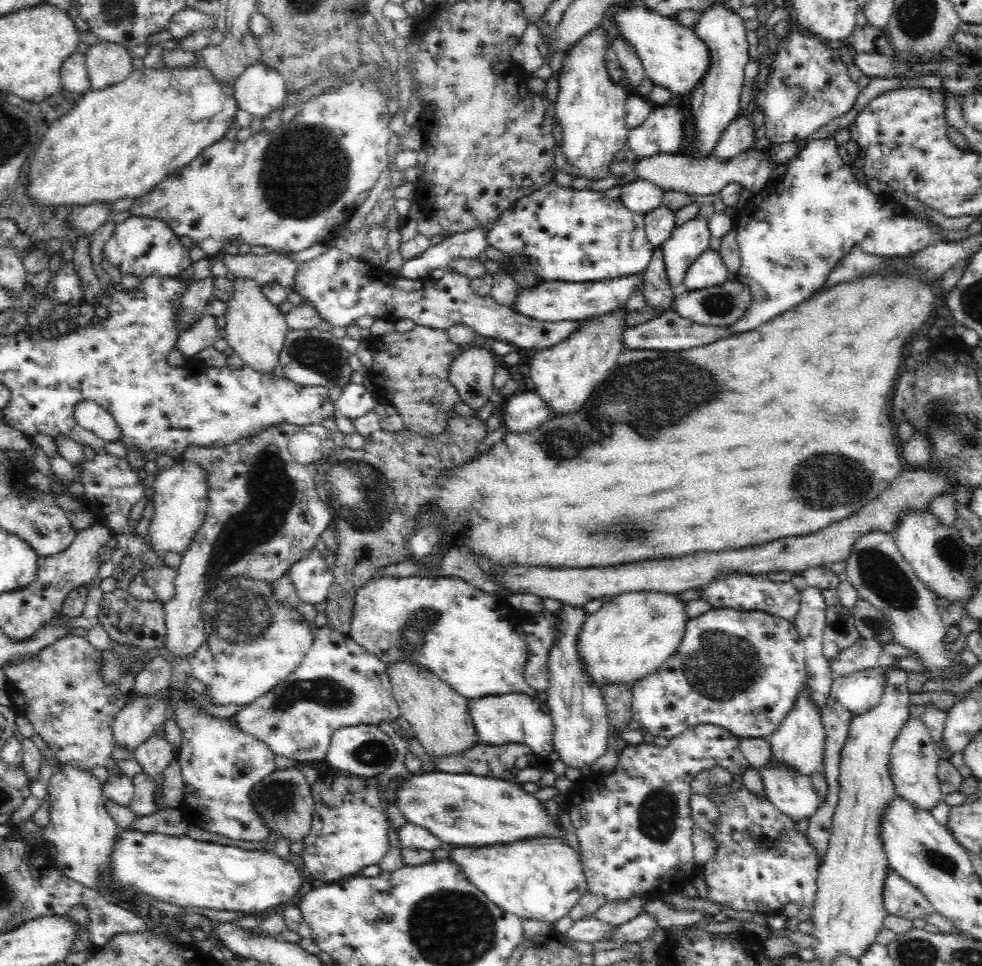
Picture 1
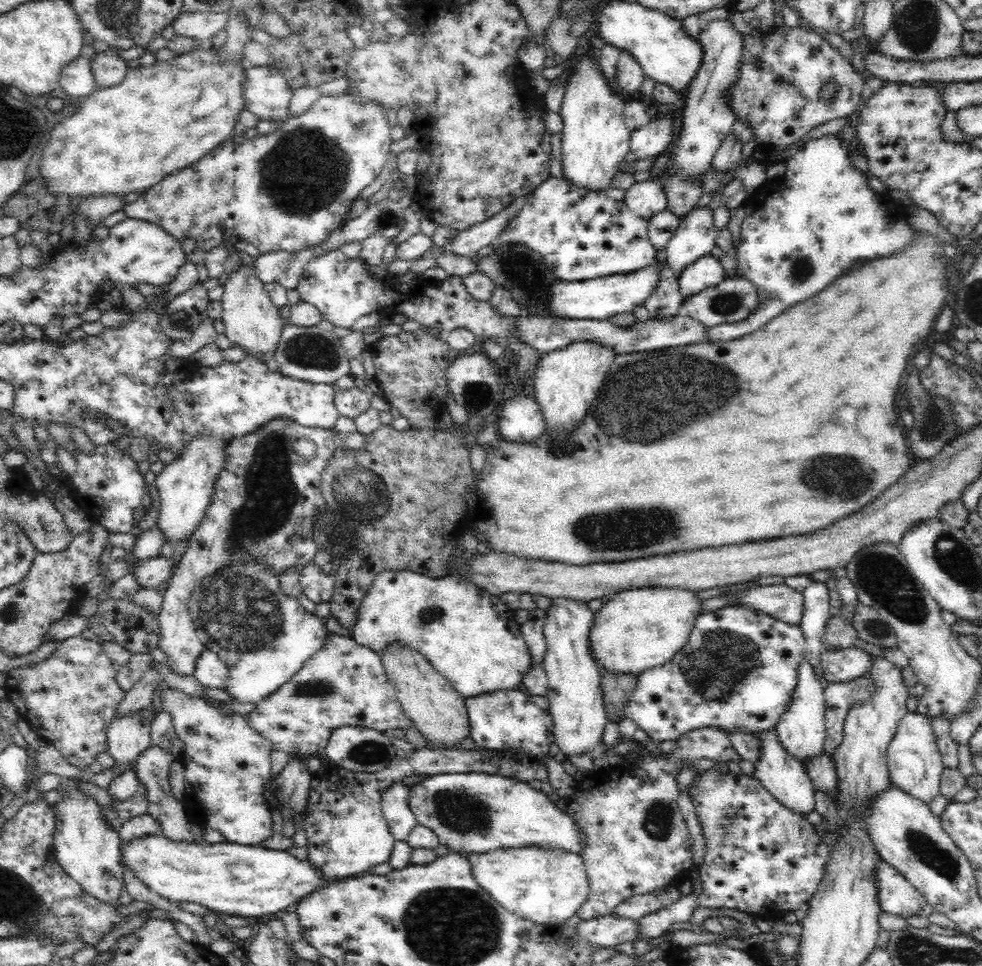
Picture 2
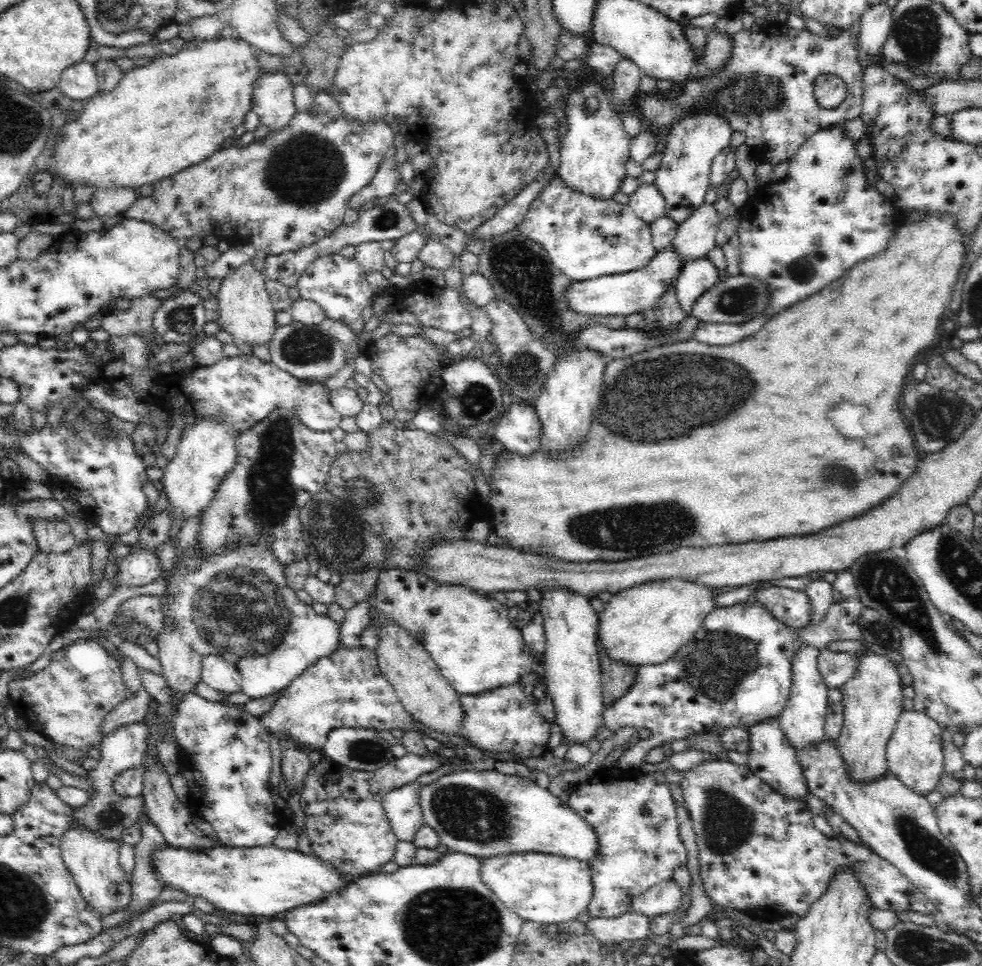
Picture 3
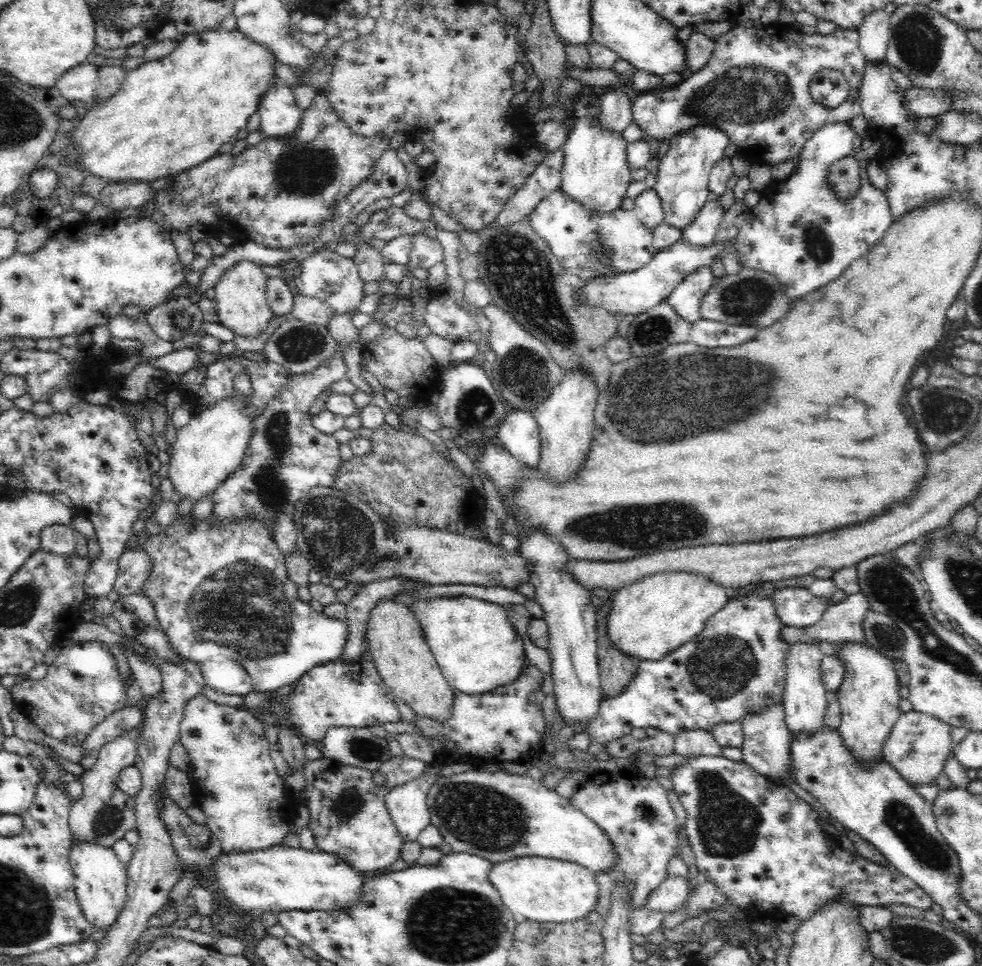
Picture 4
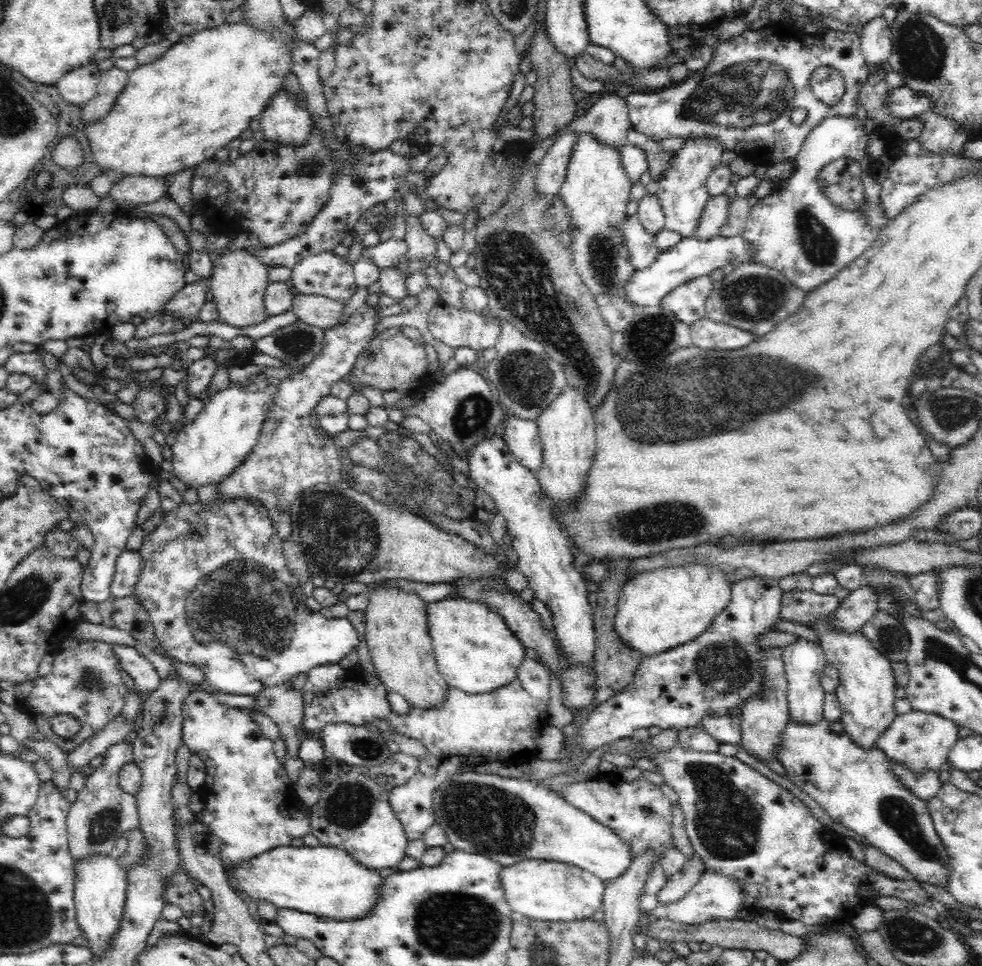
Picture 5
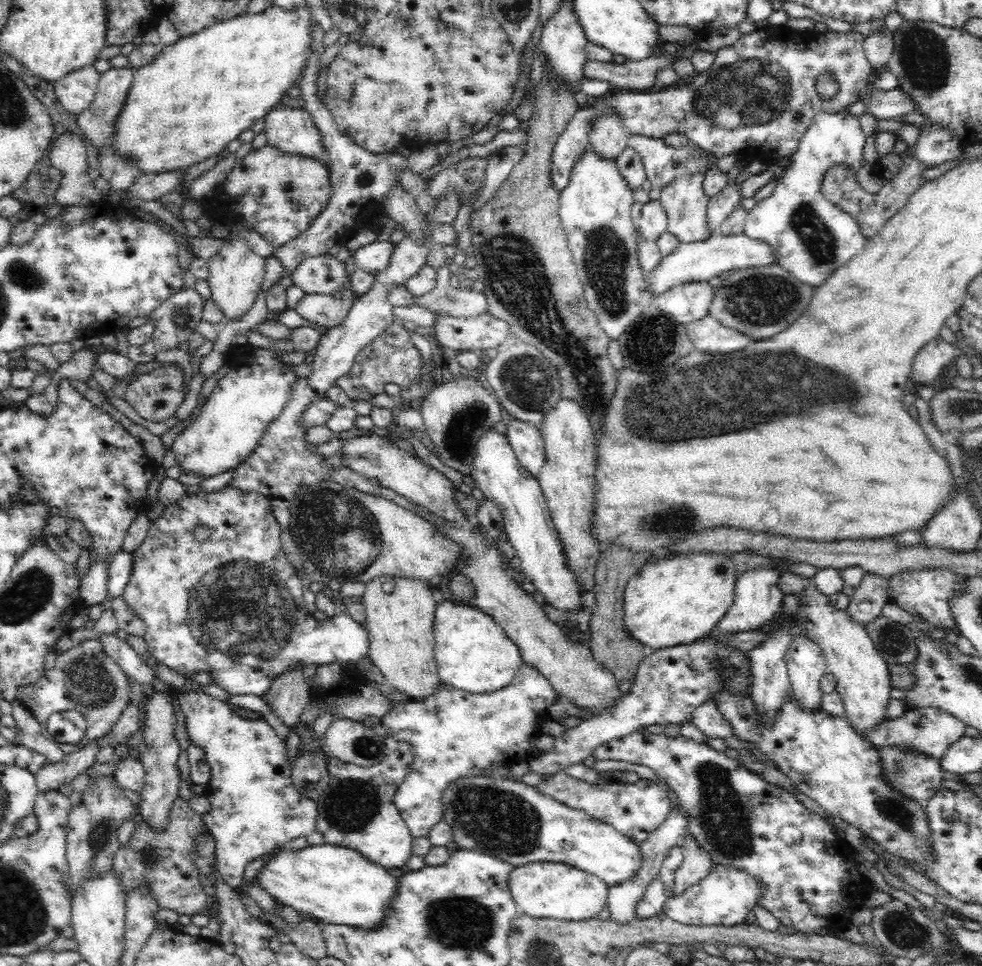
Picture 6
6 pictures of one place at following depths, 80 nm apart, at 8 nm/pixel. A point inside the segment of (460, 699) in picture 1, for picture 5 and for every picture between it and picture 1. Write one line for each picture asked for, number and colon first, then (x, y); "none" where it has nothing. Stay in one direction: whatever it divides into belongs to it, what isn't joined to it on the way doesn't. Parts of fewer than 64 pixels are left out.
2: (438, 712)
3: (426, 695)
4: (403, 659)
5: (401, 650)

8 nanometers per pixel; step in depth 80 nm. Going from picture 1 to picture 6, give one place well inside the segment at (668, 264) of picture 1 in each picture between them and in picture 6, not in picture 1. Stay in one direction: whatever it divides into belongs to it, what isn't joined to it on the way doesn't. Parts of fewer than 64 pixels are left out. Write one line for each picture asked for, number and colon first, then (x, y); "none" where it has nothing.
2: (695, 235)
3: (695, 237)
4: (701, 232)
5: (713, 216)
6: (719, 207)

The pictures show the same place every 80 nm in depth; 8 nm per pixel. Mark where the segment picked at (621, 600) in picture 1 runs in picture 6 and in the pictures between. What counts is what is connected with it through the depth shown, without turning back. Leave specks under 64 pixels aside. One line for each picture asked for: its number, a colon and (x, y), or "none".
2: (638, 629)
3: (649, 623)
4: (649, 619)
5: (657, 610)
6: (676, 600)

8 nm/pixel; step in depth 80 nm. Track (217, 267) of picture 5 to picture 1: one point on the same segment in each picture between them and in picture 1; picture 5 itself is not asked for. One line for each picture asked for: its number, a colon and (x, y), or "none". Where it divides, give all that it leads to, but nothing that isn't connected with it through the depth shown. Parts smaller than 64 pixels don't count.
1: (255, 328)
2: (252, 323)
3: (246, 312)
4: (242, 306)

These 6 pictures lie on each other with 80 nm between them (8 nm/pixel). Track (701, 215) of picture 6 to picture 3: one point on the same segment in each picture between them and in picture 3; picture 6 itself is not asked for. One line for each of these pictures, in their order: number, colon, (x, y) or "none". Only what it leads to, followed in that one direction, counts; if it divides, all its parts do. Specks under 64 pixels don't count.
3: (683, 178)
4: (682, 181)
5: (682, 191)

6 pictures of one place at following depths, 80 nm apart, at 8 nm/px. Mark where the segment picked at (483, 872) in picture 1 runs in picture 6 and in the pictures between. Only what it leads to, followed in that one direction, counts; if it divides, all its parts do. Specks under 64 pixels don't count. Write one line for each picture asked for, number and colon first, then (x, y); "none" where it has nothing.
2: (546, 886)
3: (542, 888)
4: (544, 890)
5: (552, 891)
6: (549, 890)

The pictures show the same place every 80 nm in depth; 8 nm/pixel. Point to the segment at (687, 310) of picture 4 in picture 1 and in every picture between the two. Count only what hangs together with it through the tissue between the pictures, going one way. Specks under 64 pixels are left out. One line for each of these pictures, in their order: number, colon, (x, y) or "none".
1: (708, 269)
2: (707, 271)
3: (697, 276)

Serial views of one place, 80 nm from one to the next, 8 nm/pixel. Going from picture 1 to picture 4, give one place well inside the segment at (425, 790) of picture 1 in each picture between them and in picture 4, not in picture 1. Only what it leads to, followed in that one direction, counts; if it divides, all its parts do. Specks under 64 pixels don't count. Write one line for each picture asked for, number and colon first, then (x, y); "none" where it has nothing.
2: (472, 812)
3: (479, 813)
4: (495, 815)

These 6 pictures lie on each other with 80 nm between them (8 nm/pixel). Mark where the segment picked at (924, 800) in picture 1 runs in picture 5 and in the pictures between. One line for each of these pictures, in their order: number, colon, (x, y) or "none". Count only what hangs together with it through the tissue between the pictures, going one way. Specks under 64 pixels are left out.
2: (915, 765)
3: (914, 755)
4: (917, 747)
5: (919, 740)

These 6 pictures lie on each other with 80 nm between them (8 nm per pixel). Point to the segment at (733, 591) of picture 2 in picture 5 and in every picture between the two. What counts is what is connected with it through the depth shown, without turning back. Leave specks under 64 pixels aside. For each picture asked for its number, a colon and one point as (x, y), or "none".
3: (792, 607)
4: (795, 606)
5: (804, 607)

